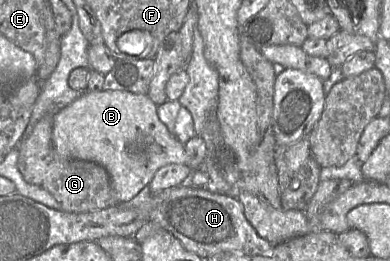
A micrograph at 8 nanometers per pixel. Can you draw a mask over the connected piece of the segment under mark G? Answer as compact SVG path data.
M53 115L42 117L26 138L17 145L17 168L23 179L48 191L60 205L60 210L86 213L118 205L111 188L110 176L101 165L60 155L52 142Z

